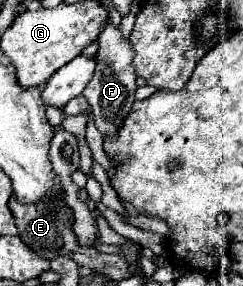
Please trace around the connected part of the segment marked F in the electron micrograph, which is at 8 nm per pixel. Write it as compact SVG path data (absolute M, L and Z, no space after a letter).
M111 20L105 22L97 42L99 42L99 50L95 54L95 62L97 62L95 76L83 90L83 96L87 98L87 102L93 108L97 130L105 136L113 136L117 132L117 126L123 122L121 118L125 118L129 114L131 104L135 100L137 76L135 76L135 66L133 66L133 46L131 46L129 38L123 36L121 28L111 24Z

